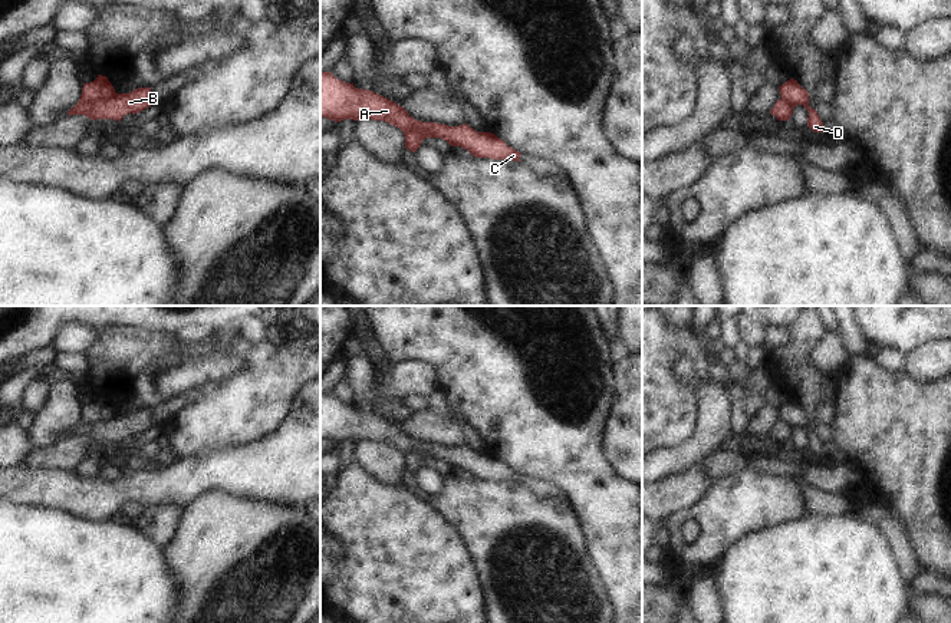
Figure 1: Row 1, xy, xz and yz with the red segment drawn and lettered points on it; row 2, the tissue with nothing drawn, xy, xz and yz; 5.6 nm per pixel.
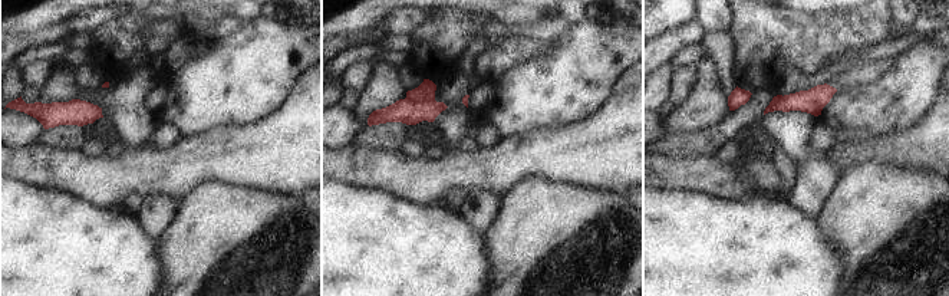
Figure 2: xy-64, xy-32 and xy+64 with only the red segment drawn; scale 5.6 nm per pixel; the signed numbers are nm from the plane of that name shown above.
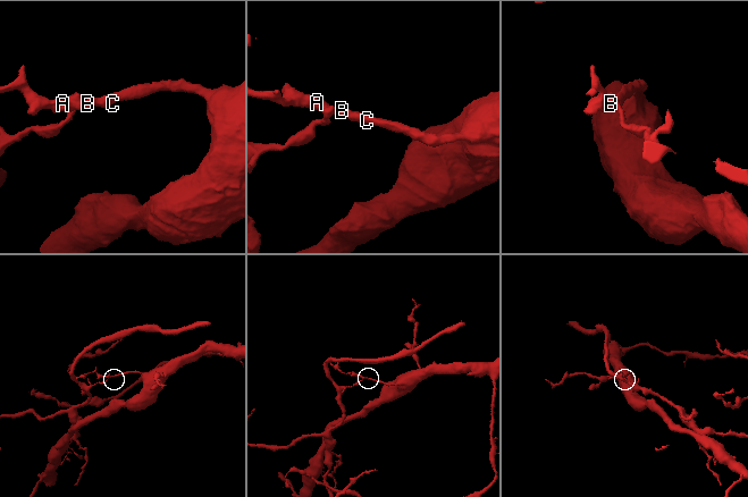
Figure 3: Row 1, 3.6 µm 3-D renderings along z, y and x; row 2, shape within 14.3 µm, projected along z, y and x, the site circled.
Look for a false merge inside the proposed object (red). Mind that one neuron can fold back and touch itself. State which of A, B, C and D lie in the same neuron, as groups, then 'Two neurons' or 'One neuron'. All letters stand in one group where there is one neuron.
Groups: A B C / D. Two neurons

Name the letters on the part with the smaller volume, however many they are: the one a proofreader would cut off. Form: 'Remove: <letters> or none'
Remove: D

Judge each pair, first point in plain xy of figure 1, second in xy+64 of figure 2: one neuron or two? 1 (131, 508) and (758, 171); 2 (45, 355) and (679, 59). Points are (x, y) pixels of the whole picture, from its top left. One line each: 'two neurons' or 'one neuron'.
1: one neuron
2: two neurons

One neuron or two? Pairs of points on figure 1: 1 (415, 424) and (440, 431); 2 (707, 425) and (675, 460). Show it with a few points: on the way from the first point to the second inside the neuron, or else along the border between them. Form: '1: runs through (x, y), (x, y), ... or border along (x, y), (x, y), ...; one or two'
1: runs through (421, 427), (434, 429); one
2: runs through (706, 435), (685, 455); one

